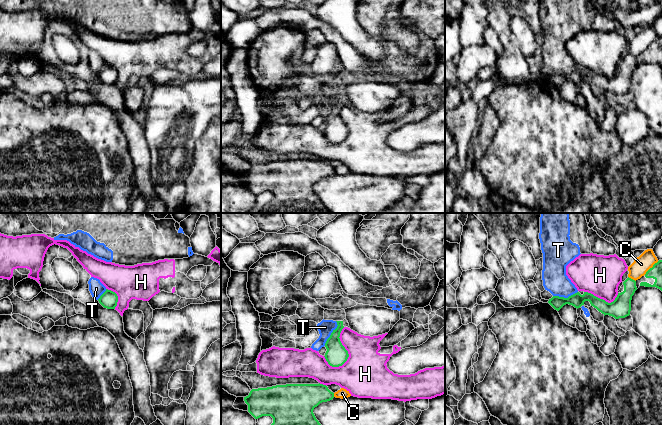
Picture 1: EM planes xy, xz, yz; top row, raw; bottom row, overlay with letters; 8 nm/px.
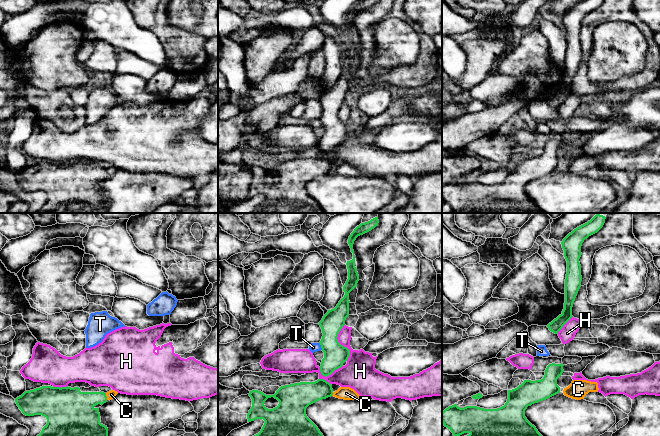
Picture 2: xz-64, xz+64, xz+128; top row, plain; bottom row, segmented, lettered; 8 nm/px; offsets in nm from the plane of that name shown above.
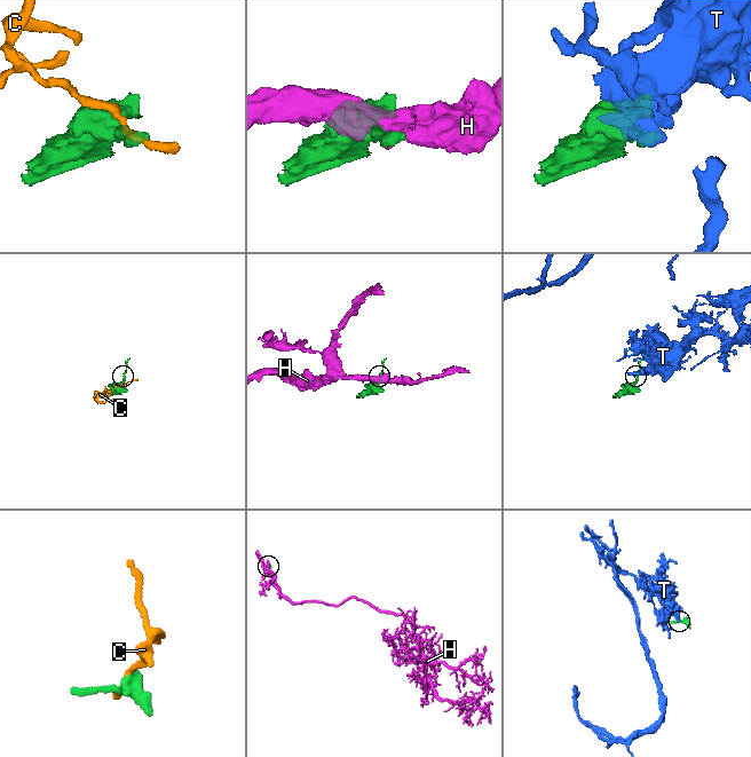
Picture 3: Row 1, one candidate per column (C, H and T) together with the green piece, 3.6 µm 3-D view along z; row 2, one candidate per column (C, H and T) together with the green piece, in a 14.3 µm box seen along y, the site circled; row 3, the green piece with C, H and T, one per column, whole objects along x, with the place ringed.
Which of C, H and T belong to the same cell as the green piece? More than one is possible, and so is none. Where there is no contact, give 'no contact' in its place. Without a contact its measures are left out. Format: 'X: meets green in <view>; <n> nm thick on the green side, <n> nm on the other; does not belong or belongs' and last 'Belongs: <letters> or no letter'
C: meets green in yz; 100 nm thick on the green side, 140 nm on the other; does not belong
H: meets green in xz; 180 nm thick on the green side, 360 nm on the other; does not belong
T: meets green in xz; 180 nm thick on the green side, 120 nm on the other; does not belong
Belongs: no letter

